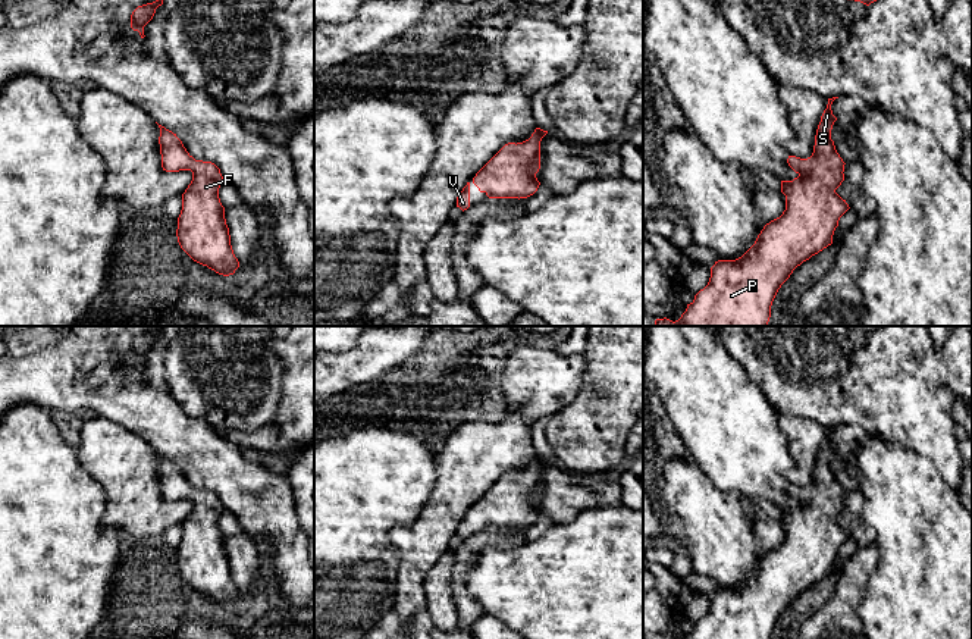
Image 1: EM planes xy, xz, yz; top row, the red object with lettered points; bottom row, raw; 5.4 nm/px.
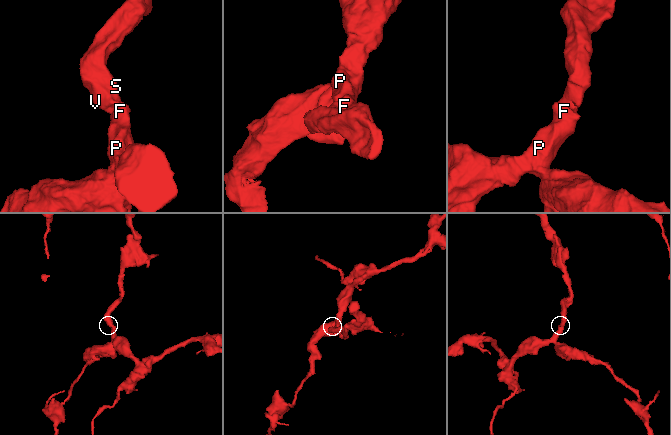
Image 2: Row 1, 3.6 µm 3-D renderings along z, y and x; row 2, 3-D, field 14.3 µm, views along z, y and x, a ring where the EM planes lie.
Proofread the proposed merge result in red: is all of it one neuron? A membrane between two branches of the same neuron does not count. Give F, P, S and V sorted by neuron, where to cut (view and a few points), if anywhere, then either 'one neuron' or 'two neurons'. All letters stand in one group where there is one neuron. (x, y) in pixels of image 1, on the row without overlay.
F P S V | no cut | one neuron

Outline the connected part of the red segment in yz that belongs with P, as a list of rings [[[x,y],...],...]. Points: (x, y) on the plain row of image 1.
[[[838,426],[828,427],[821,445],[812,485],[787,488],[788,495],[799,505],[793,510],[781,510],[781,521],[786,524],[783,544],[764,555],[755,573],[741,586],[715,591],[708,614],[694,624],[686,639],[771,639],[778,618],[793,599],[833,573],[838,549],[850,538],[835,521],[844,510],[846,494],[831,469],[831,458],[837,450],[831,439],[835,427]]]

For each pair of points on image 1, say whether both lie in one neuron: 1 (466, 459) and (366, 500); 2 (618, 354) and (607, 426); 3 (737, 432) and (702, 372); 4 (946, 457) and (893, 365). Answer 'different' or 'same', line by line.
1: different
2: same
3: same
4: same

